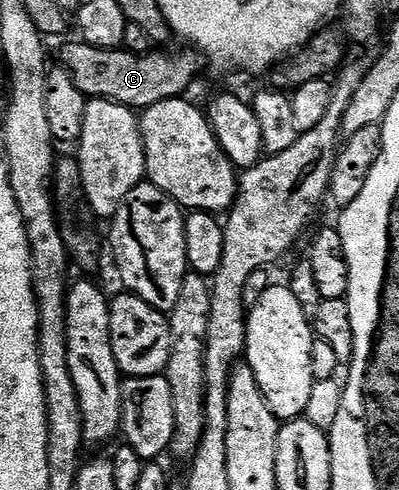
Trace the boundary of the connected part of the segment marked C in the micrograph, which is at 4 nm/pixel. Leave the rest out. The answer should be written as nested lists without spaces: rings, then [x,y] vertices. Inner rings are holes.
[[[76,41],[60,49],[58,62],[73,77],[83,95],[93,99],[112,99],[126,107],[142,109],[157,105],[157,101],[180,98],[199,75],[201,59],[194,50],[167,50],[171,49],[155,49],[145,55],[135,55],[126,49],[94,47]]]

